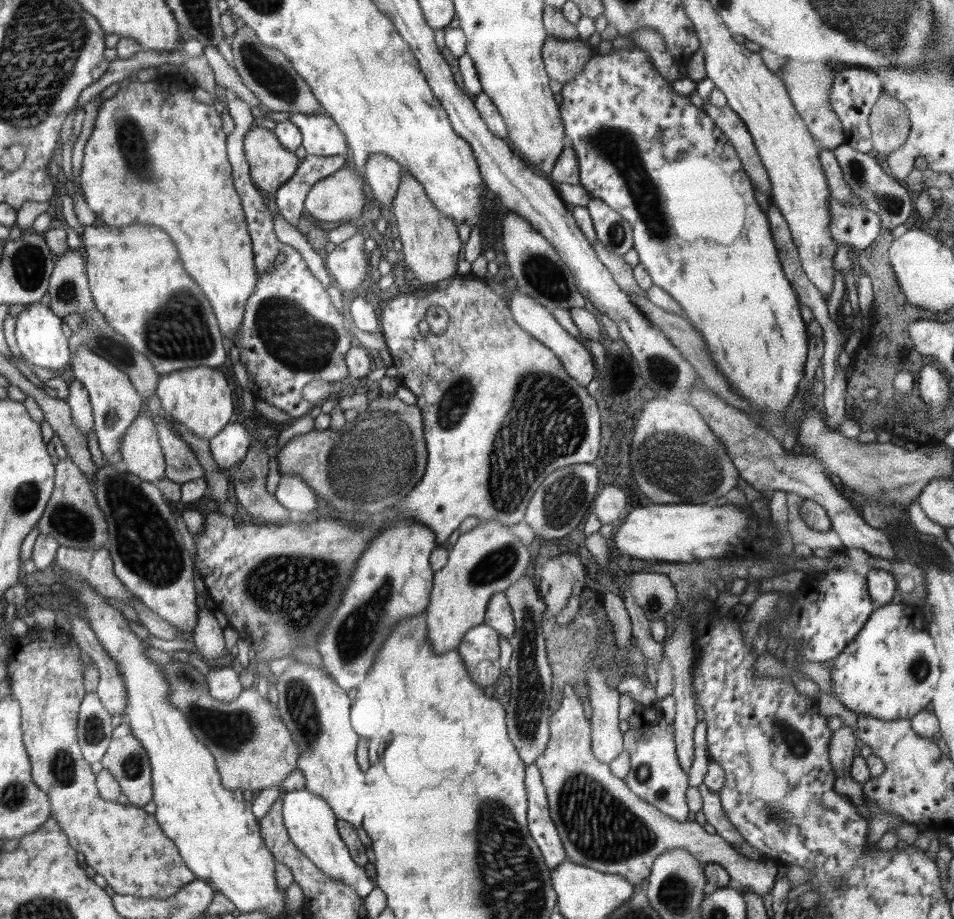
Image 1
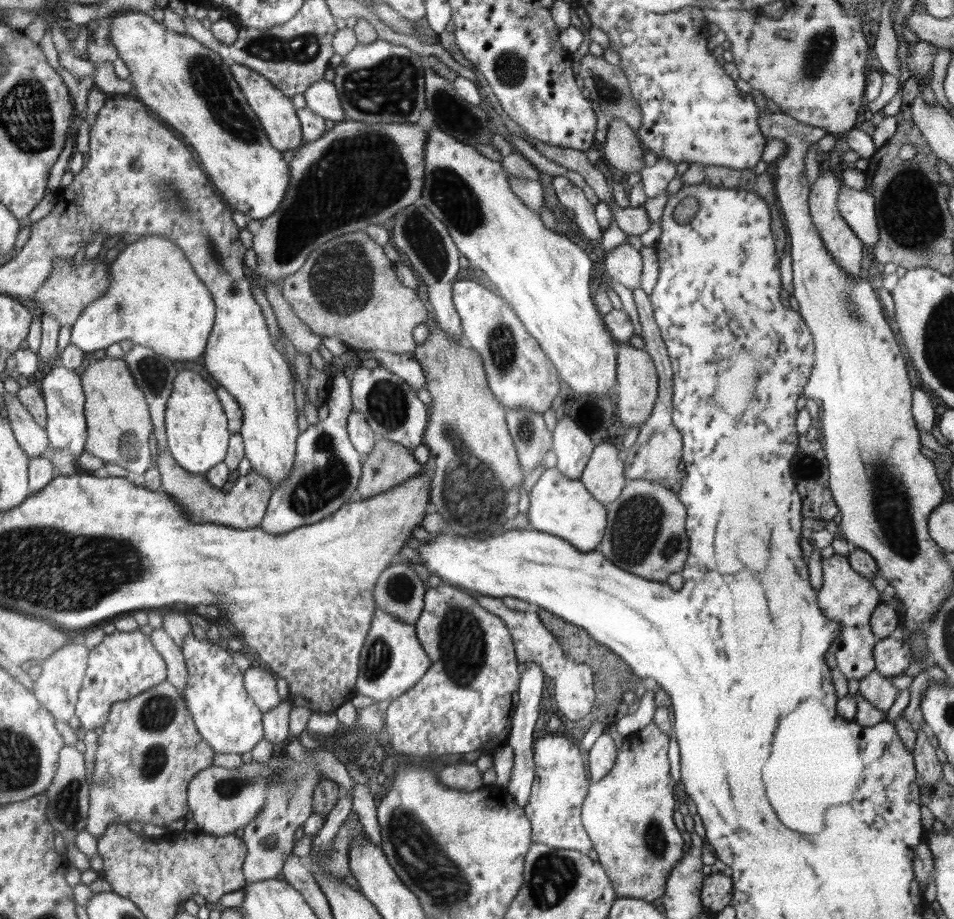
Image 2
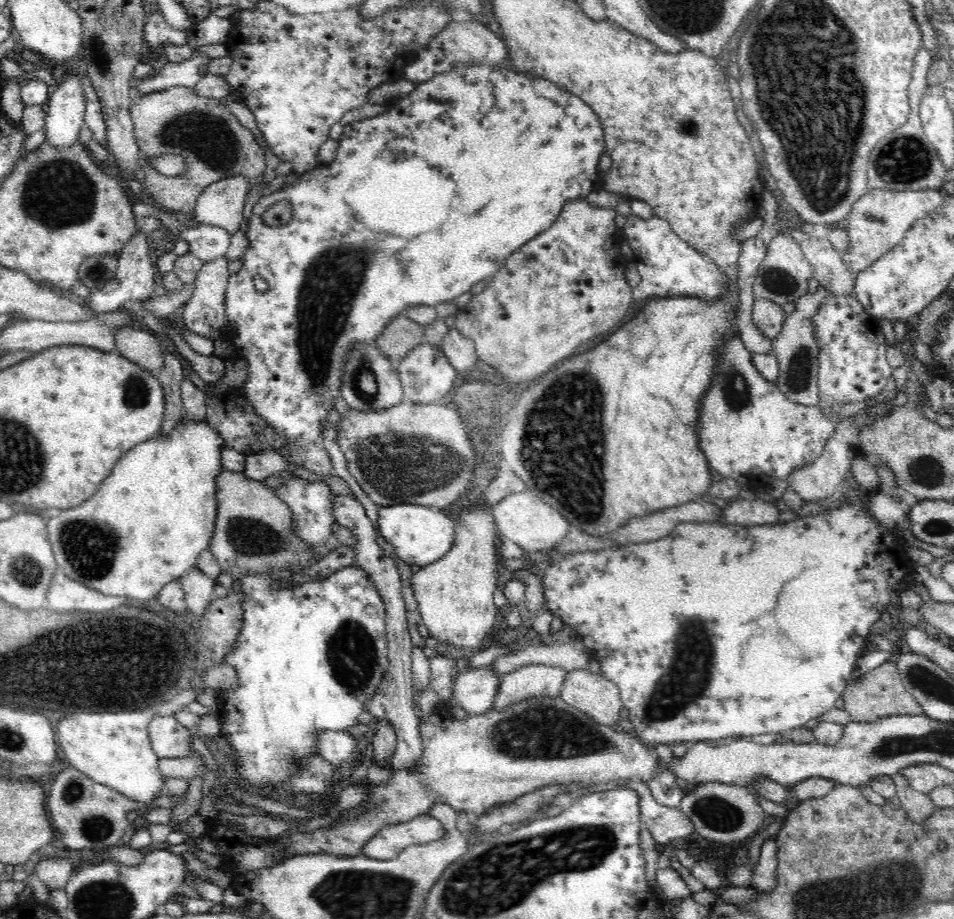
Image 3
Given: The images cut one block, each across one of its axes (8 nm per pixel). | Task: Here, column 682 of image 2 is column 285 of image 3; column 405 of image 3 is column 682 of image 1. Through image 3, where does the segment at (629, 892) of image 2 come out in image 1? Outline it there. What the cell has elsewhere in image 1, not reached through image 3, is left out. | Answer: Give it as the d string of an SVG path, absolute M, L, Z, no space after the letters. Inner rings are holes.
M628 694L619 696L619 718L629 723L628 731L623 734L623 749L628 751L631 762L624 779L628 789L672 819L686 821L689 815L686 803L688 773L682 770L677 757L672 724L665 722L657 706L650 711Z

